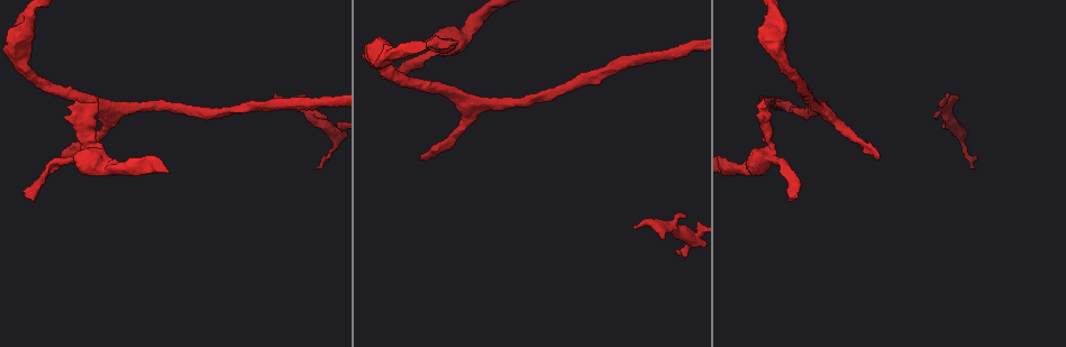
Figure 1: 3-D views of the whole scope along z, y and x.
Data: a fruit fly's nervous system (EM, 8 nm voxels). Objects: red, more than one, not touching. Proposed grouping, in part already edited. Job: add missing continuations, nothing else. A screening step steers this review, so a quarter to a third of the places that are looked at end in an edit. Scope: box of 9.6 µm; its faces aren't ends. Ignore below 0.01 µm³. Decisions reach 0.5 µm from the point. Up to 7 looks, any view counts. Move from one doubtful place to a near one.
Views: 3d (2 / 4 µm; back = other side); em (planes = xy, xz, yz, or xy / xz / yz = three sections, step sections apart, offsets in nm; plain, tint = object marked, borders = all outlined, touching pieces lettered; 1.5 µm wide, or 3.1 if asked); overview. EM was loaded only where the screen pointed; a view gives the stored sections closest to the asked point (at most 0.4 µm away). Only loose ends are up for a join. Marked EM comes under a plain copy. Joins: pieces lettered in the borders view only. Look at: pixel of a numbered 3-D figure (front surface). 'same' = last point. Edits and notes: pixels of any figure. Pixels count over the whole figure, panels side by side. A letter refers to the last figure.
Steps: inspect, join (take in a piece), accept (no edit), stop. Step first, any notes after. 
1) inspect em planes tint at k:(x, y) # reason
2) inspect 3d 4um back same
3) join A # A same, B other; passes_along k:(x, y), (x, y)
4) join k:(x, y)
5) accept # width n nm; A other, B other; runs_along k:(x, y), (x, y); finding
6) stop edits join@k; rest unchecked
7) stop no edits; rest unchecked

inspect 3d 2um back at 1:(321, 167) # free end

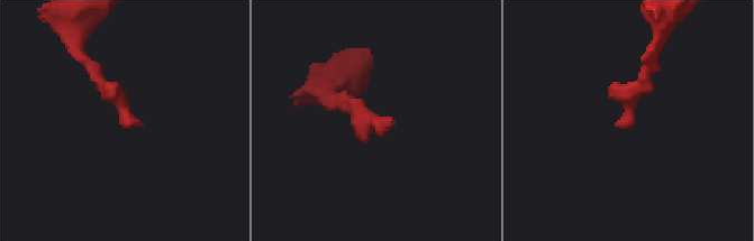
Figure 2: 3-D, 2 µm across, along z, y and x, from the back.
inspect em planes borders at 2:(618, 121) # need the tissue

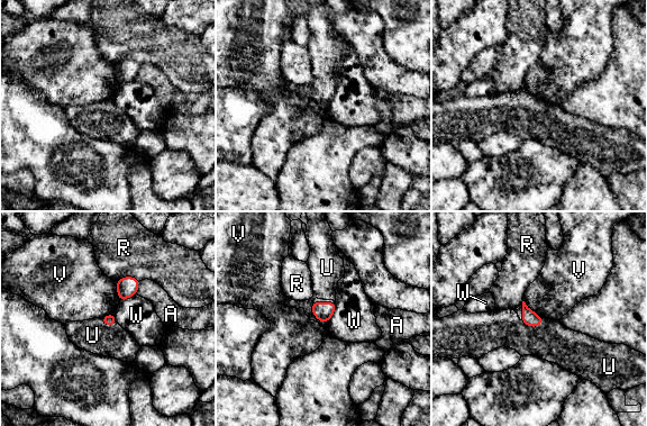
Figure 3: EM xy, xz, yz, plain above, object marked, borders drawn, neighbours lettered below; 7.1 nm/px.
join U # A other, R other, U same, V other, W other; passes_along 3:(322, 311), (315, 315), (325, 282); the neuron continues

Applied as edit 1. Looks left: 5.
inspect 3d 4um at 1:(28, 199) # tapers out

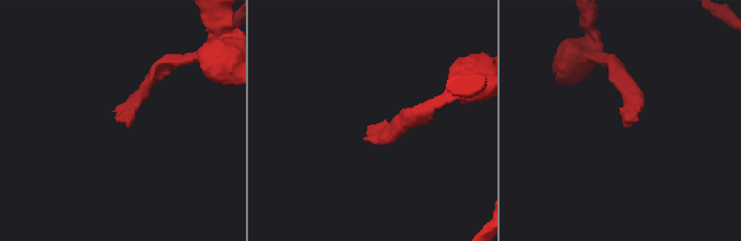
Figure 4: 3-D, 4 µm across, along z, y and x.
inspect em xz step 8 borders at 4:(368, 136) # shape alone is not enough

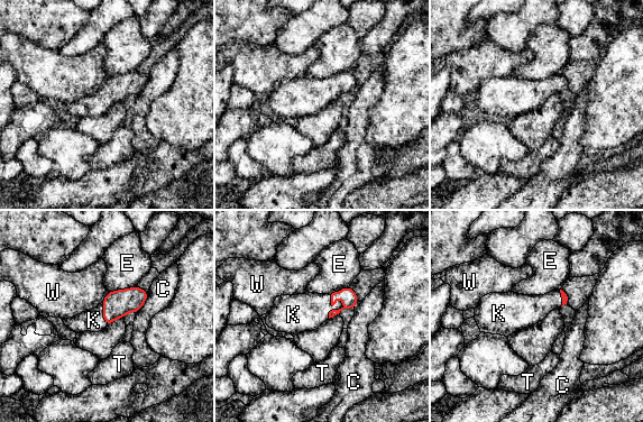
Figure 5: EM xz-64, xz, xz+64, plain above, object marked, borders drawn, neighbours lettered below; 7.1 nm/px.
inspect em planes borders same # cut it another way

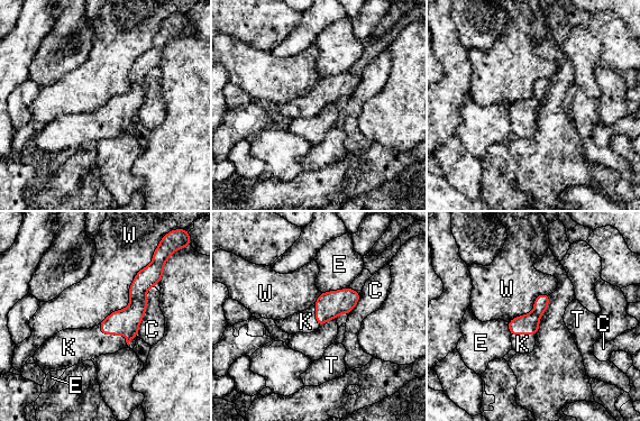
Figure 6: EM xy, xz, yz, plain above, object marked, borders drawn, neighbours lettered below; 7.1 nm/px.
join K # C other, E other, K same, T other, W other; passes_along 6:(126, 321), (113, 335), (81, 345); it goes on there

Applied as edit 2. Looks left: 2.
stop edits join@3, join@6; rest unchecked

